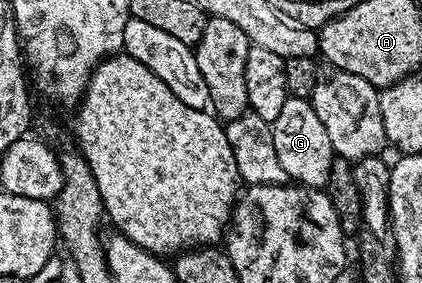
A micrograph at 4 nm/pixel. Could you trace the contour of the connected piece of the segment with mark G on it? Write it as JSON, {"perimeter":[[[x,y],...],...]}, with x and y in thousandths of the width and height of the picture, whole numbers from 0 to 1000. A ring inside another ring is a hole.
{"perimeter":[[[682,343],[675,382],[666,382],[656,424],[642,435],[642,463],[647,523],[656,523],[656,565],[666,565],[666,594],[675,594],[682,633],[713,657],[773,661],[784,572],[799,548],[780,509],[780,466],[770,438],[761,438],[751,396],[742,396],[735,357]]]}

